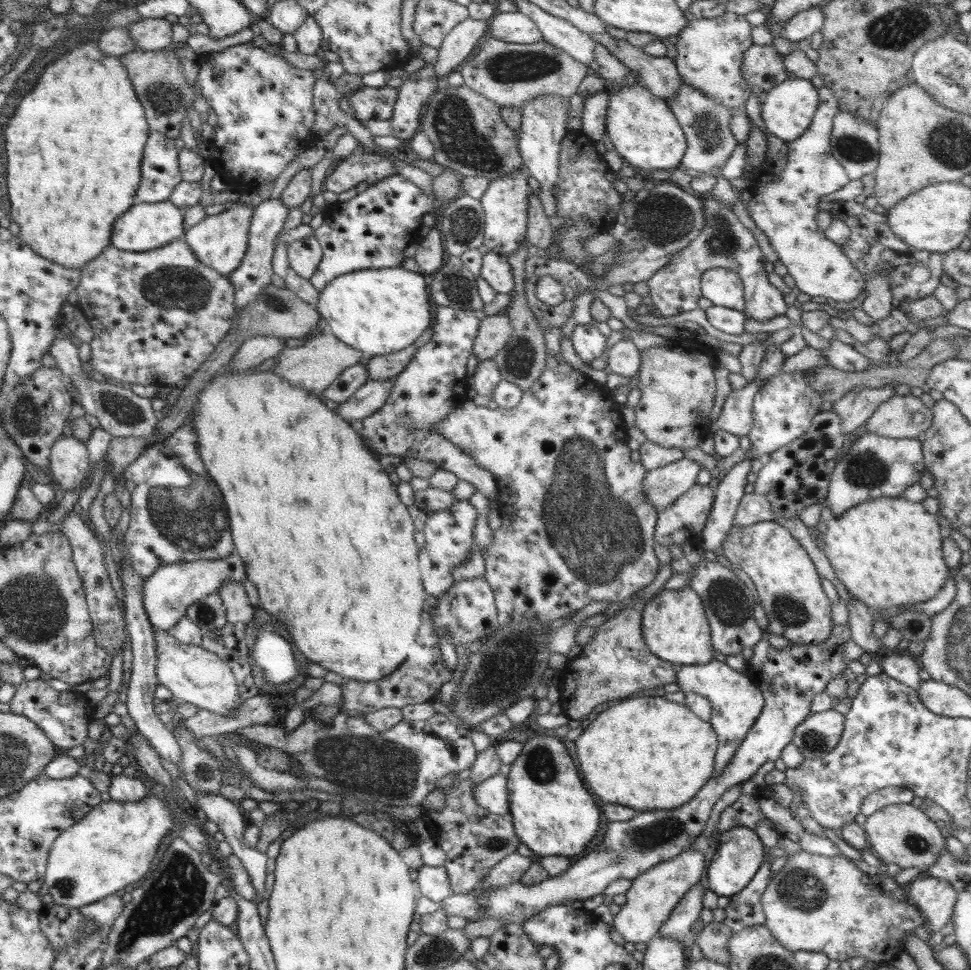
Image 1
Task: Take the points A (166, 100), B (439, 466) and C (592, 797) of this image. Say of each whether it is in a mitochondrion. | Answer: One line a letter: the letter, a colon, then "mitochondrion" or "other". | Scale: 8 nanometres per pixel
A: mitochondrion
B: other
C: other

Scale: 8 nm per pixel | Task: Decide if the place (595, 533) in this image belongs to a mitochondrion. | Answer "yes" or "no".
yes

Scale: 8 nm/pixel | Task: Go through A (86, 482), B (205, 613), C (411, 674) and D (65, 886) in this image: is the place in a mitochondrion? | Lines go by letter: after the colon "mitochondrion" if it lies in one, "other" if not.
A: other
B: mitochondrion
C: other
D: mitochondrion

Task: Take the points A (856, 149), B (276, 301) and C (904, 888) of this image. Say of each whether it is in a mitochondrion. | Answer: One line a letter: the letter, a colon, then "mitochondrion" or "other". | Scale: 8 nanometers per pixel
A: mitochondrion
B: mitochondrion
C: other

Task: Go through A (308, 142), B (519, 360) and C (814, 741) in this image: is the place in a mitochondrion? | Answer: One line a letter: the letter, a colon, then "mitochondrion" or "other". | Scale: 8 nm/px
A: other
B: mitochondrion
C: mitochondrion

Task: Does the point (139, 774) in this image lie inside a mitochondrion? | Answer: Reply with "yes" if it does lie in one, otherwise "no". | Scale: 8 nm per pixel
no

